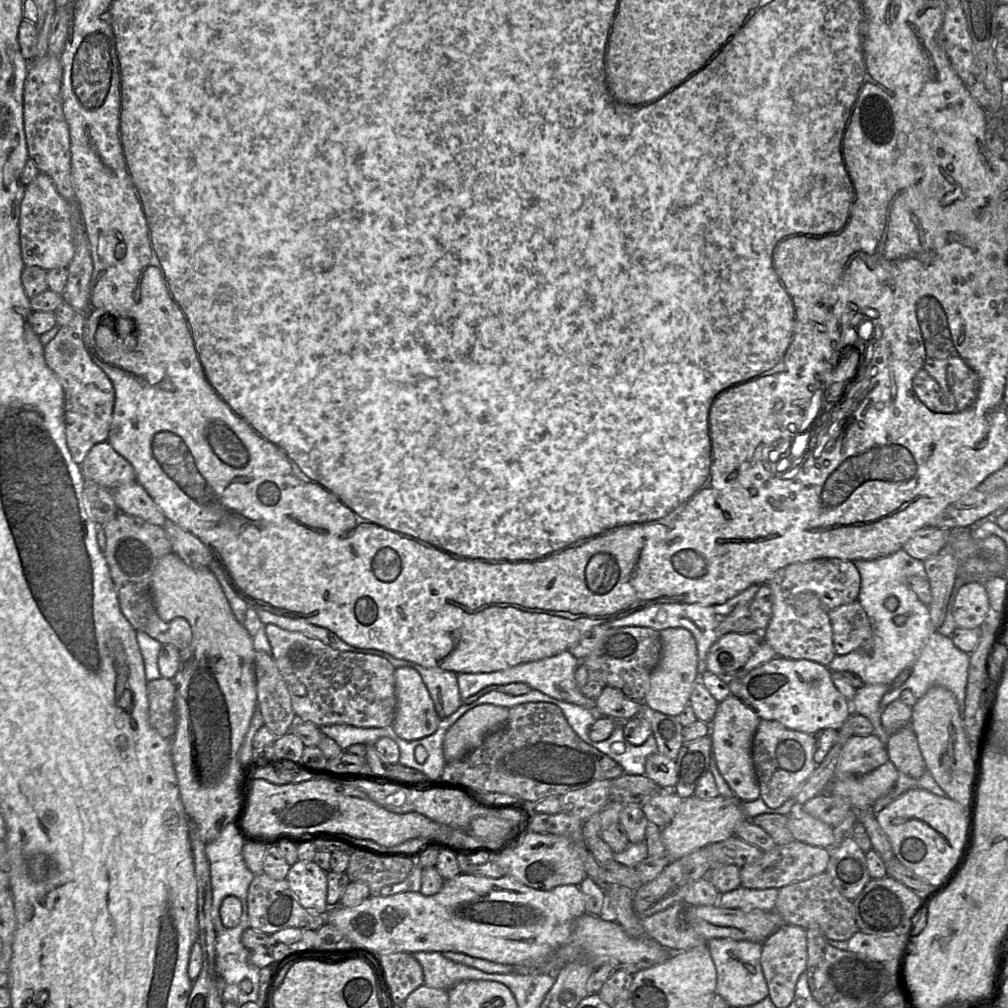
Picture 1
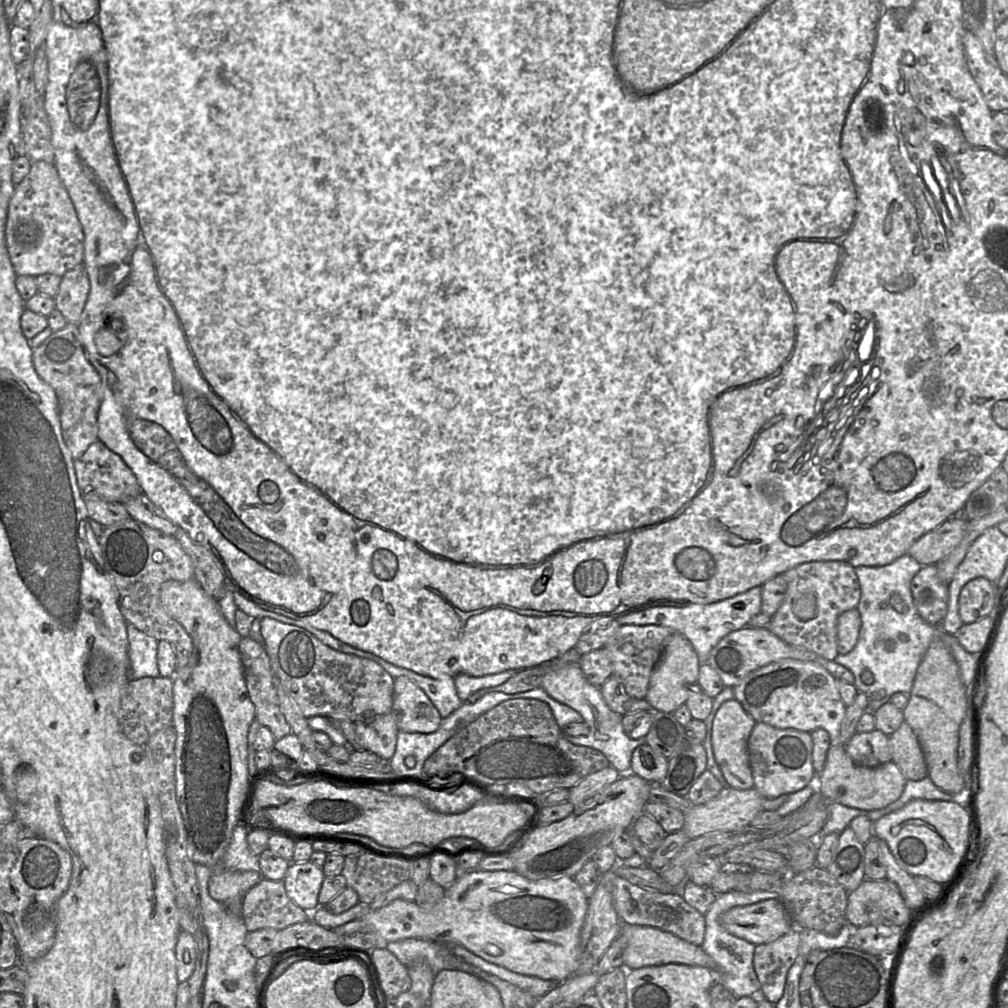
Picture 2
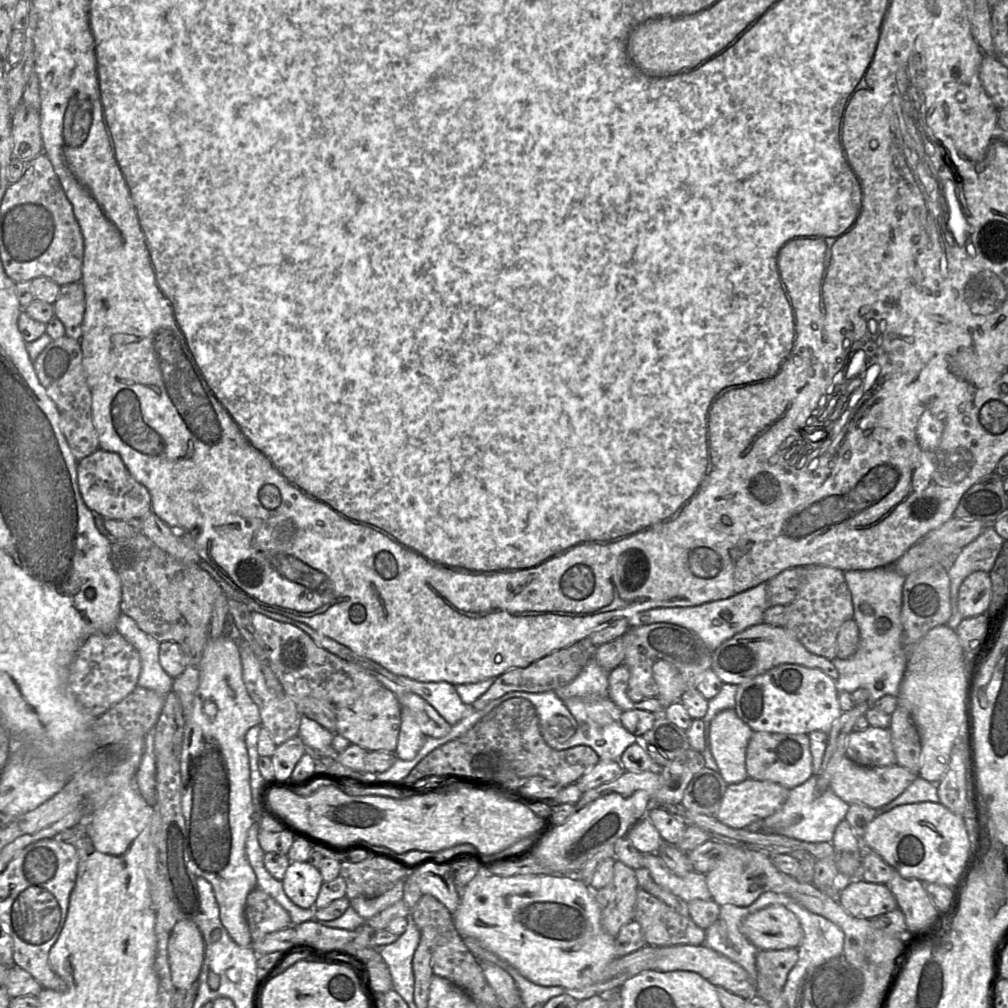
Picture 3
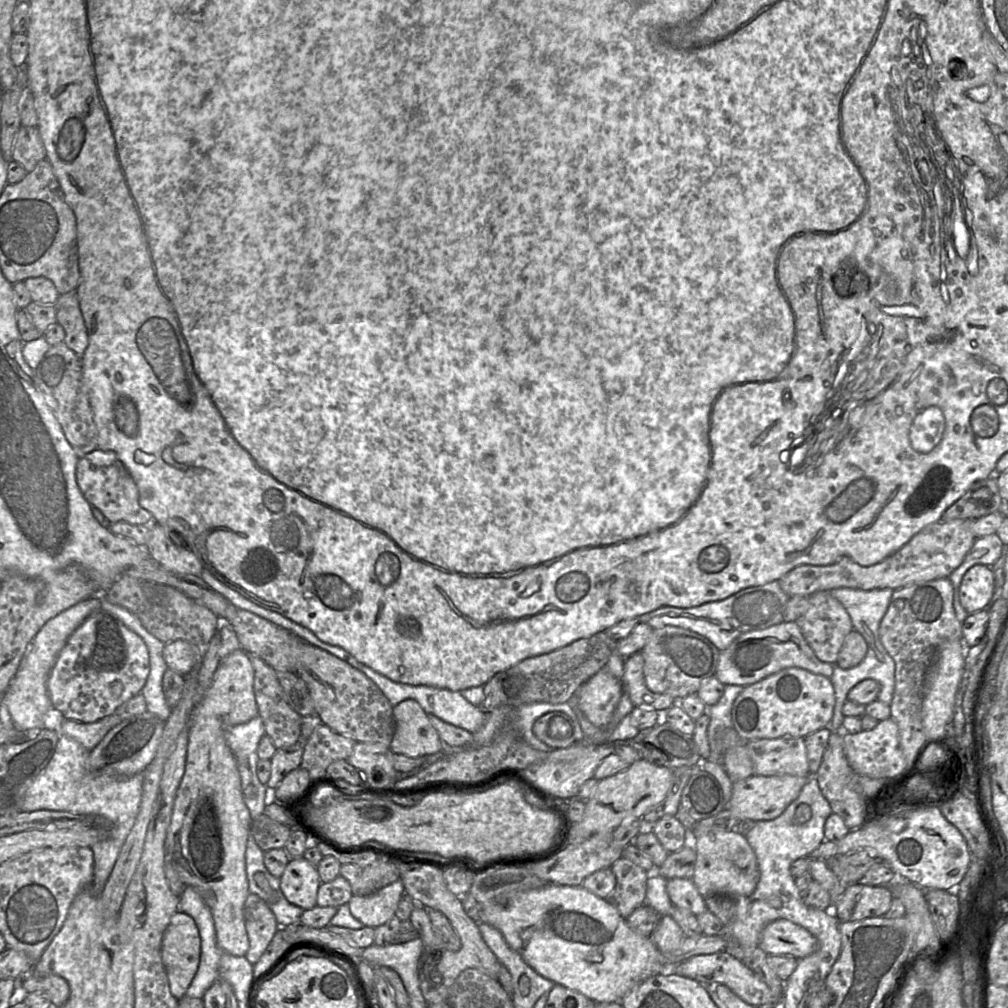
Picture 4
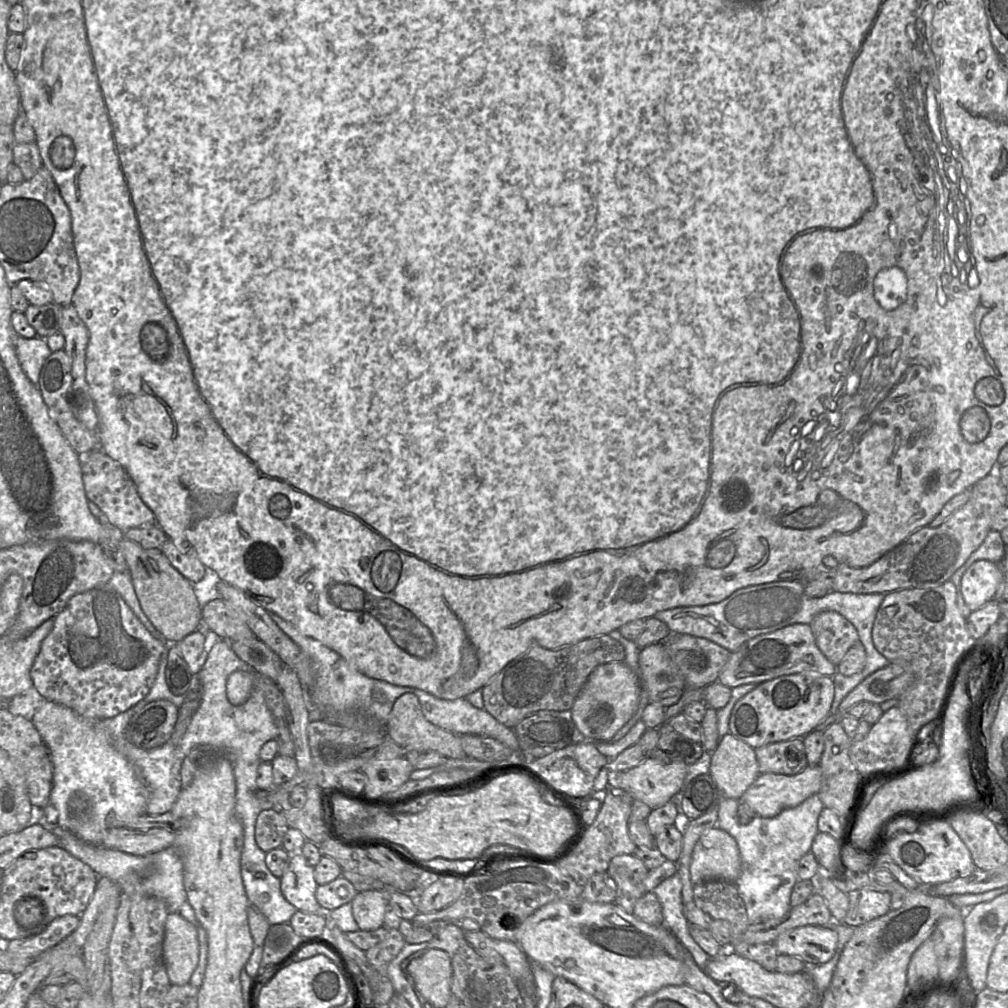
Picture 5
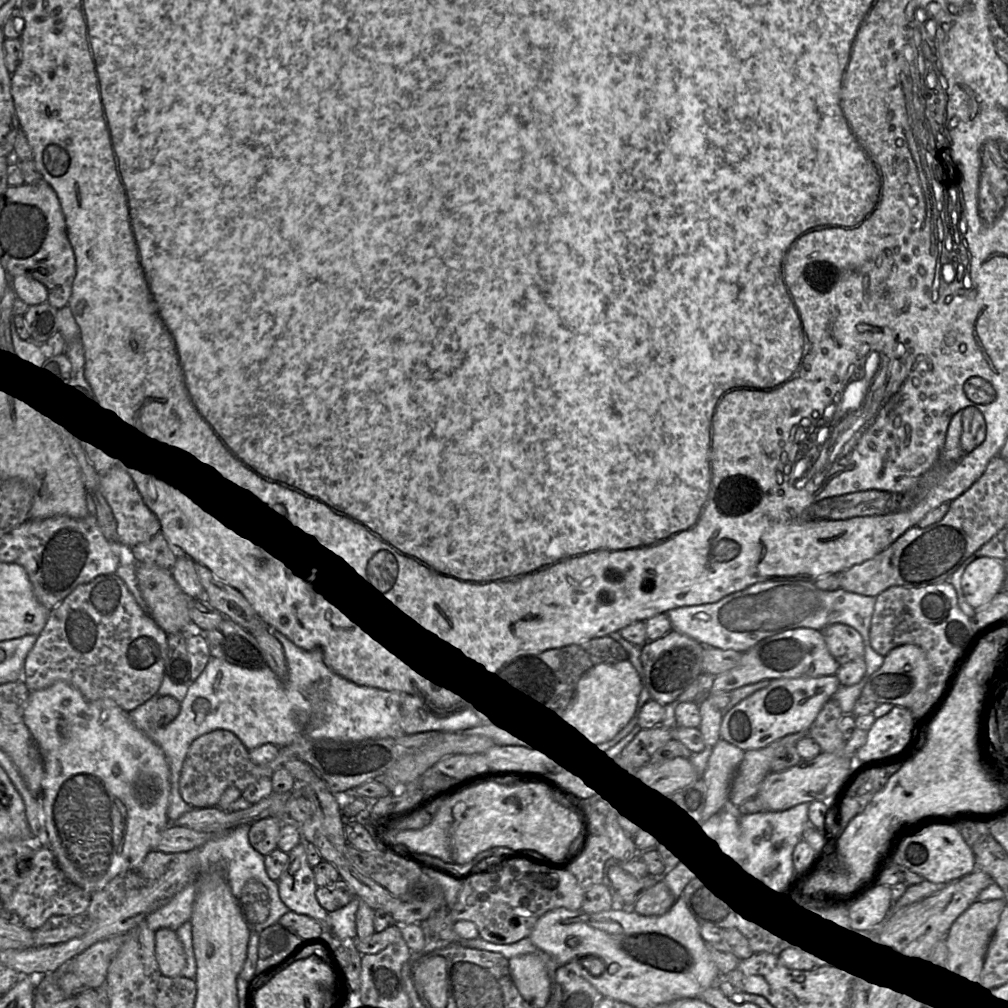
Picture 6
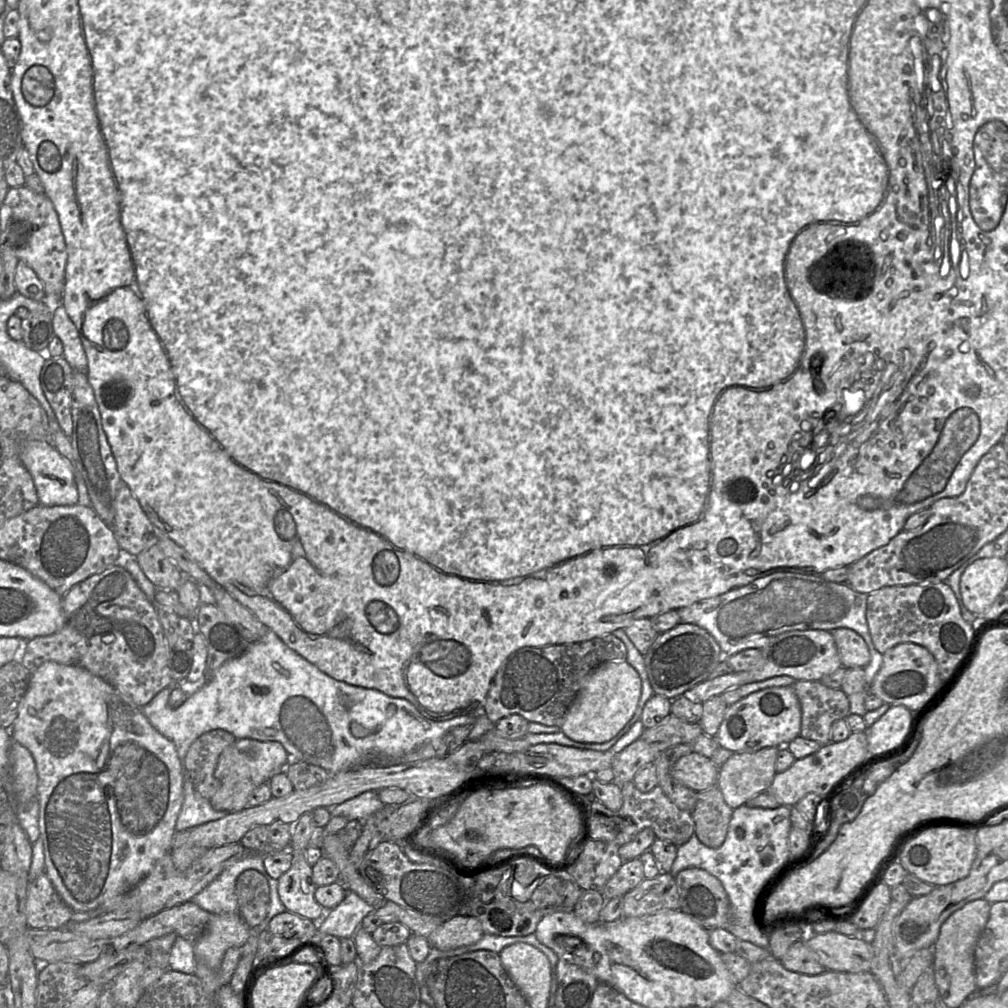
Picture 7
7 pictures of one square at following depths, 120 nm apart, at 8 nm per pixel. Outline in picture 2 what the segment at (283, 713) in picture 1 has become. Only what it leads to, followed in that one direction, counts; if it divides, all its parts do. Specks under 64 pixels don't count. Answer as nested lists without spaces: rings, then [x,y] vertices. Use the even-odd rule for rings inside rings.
[[[250,637],[239,643],[239,653],[248,695],[255,706],[255,719],[271,731],[275,740],[291,733],[291,727],[280,711],[273,685],[273,670],[263,645]]]

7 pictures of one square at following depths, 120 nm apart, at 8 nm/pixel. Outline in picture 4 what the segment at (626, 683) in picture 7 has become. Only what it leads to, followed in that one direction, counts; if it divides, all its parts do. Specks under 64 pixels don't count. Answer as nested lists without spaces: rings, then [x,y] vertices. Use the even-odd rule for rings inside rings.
[[[604,667],[577,689],[577,707],[593,725],[607,728],[622,693],[621,680]]]

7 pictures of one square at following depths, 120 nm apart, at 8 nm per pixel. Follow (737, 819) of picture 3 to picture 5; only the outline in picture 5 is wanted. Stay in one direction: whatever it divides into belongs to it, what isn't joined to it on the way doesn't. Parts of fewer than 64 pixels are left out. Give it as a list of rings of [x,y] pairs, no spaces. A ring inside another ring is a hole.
[[[808,765],[804,770],[795,775],[759,774],[744,792],[740,801],[749,805],[757,816],[772,818],[779,815],[785,809],[794,808],[810,796],[818,794],[821,785],[822,772],[819,765]]]

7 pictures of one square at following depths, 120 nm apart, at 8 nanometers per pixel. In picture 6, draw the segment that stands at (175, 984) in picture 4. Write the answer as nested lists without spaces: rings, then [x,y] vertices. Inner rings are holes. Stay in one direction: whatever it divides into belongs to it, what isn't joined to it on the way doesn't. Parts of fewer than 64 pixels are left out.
[[[161,928],[155,932],[155,956],[162,975],[182,975],[186,963],[185,952],[176,931]]]

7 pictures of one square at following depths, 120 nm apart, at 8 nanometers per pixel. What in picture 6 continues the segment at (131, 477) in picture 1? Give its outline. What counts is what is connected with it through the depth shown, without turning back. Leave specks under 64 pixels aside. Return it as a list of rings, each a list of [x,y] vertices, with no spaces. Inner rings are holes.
[[[109,467],[99,475],[99,489],[108,503],[116,522],[118,542],[127,548],[148,541],[160,532],[157,517],[144,504],[138,491],[129,479],[115,467]]]

